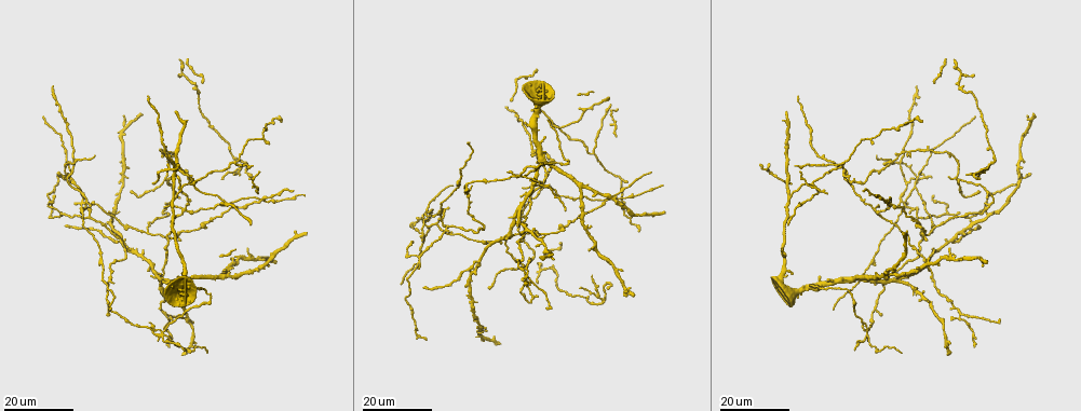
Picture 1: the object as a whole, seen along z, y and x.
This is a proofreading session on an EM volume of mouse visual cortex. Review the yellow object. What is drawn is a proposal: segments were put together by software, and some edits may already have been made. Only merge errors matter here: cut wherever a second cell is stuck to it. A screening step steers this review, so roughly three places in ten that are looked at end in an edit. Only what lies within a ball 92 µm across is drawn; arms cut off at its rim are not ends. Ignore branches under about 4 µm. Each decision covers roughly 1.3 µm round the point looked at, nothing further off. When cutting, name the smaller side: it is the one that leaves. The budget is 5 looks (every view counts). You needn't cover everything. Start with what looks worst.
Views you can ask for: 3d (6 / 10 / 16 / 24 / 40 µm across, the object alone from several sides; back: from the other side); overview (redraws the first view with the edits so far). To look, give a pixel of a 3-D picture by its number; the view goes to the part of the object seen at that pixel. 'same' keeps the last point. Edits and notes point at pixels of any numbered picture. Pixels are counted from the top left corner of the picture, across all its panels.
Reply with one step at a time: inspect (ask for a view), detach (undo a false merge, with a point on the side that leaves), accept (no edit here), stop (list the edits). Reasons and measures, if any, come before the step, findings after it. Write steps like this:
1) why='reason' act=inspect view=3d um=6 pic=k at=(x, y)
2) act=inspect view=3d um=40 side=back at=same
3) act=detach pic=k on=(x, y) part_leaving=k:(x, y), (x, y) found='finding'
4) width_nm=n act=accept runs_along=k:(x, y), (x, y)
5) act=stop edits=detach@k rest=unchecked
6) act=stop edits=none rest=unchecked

why='four or more arms meet' act=inspect view=3d um=16 pic=1 at=(865, 335)

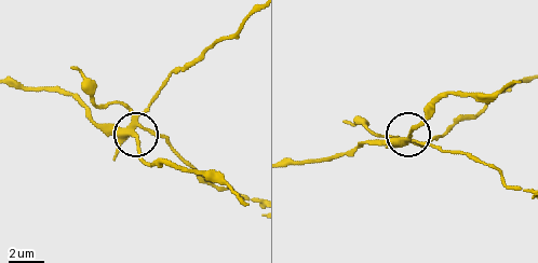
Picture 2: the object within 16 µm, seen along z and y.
act=inspect view=3d um=10 pic=2 at=(134, 119)

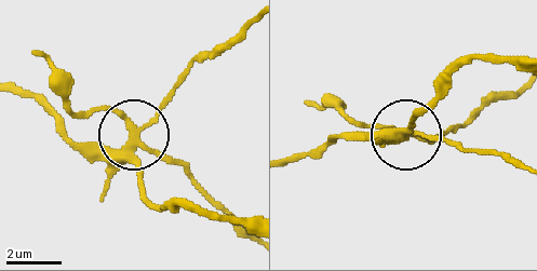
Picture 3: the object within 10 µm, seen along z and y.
width_nm=240 act=detach pic=3 on=(125, 114) part_leaving=3:(120, 156), (190, 67), (246, 32) found='two cells meet here'

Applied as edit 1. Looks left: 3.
act=inspect view=overview

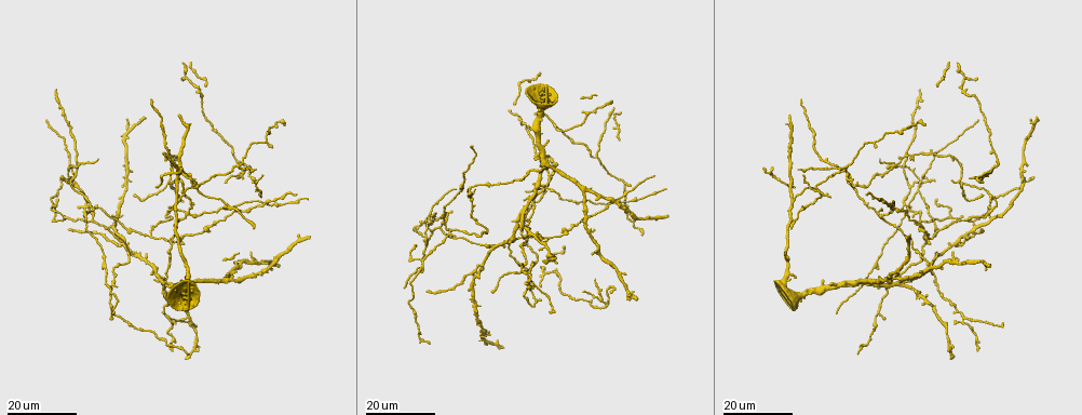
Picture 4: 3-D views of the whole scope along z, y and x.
why='side arm on a straight run' act=inspect view=3d um=24 pic=4 at=(794, 201)

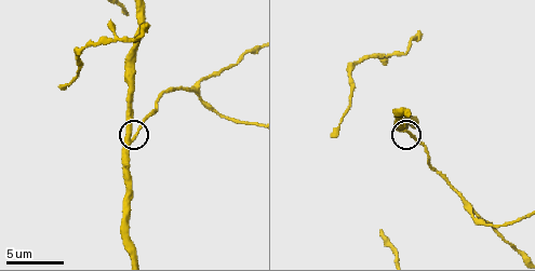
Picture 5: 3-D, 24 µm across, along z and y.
act=inspect view=3d um=10 pic=5 at=(135, 133)

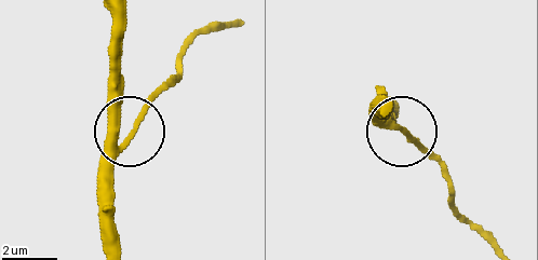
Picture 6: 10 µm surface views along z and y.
width_nm=300 act=accept found='all the same cell'

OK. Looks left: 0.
act=stop edits=detach@3 rest=unchecked

